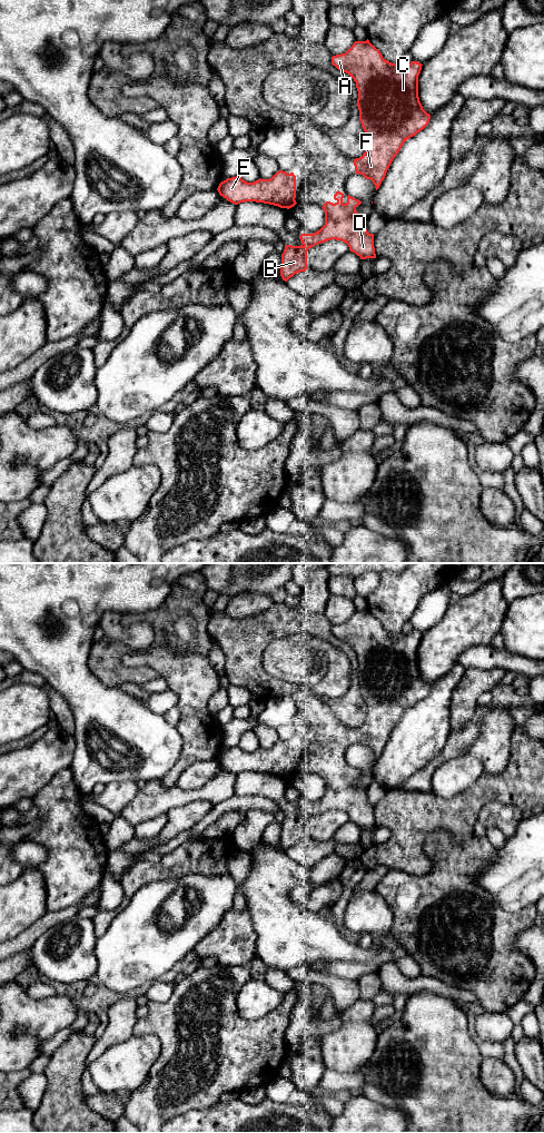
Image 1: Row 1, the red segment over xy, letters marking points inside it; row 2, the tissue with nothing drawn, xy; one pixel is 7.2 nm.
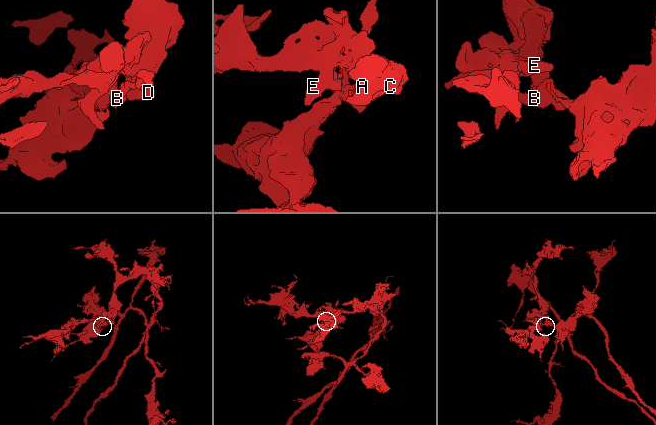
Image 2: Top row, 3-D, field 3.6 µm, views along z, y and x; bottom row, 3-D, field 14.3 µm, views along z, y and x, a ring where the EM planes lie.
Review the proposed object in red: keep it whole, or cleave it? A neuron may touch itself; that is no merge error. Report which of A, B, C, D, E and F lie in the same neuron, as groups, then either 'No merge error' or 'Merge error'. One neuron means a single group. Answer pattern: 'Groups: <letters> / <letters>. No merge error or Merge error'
Groups: A C D E F / B. Merge error

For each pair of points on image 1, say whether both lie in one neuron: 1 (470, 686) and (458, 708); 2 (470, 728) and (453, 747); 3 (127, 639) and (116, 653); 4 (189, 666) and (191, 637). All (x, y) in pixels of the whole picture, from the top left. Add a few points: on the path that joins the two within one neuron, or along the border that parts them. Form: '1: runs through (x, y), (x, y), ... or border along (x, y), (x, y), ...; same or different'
1: runs through (467, 691), (464, 702); same
2: runs through (467, 732), (457, 742); same
3: border along (105, 636), (118, 640), (127, 650); different
4: border along (166, 644), (180, 653), (203, 653), (207, 657); different

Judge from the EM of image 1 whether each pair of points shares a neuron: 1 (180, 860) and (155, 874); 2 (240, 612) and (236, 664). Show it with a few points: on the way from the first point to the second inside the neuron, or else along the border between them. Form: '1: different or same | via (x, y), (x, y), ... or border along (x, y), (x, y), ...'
1: same | via (174, 864), (161, 869)
2: different | border along (223, 611), (233, 619), (245, 619), (264, 612)

